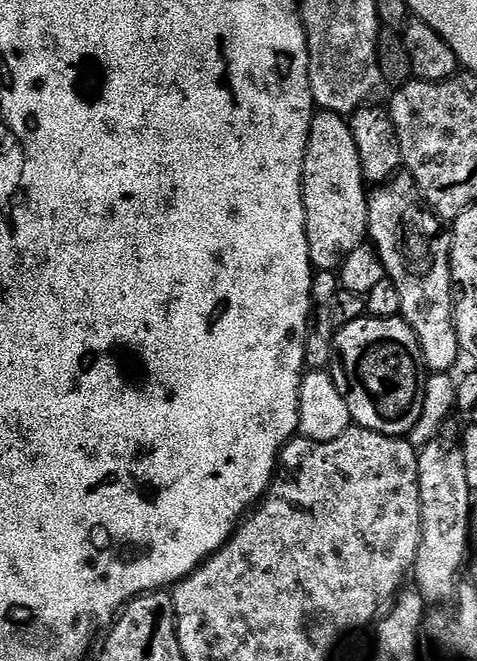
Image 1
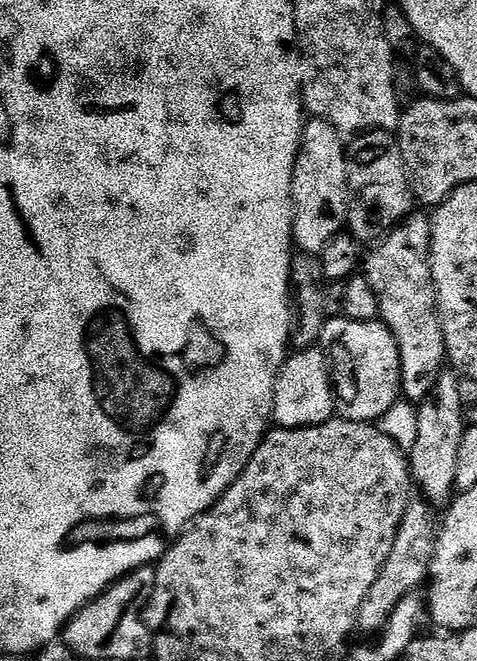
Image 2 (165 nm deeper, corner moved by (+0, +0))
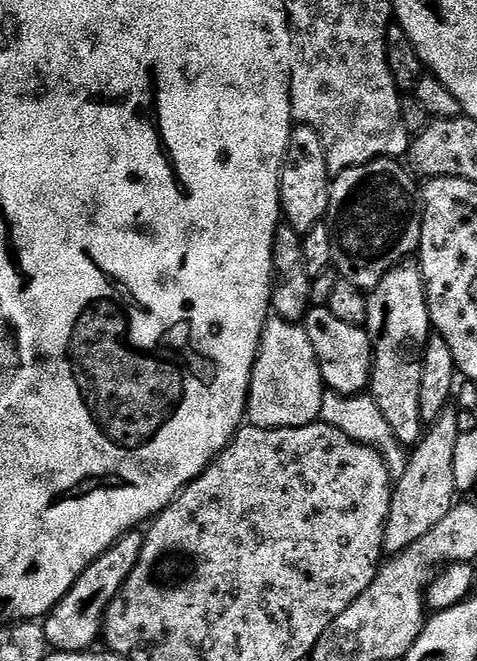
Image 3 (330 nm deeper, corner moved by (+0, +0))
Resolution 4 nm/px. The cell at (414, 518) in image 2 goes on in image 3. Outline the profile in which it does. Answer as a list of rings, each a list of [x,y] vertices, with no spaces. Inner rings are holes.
[[[444,409],[433,424],[423,429],[419,444],[411,449],[406,474],[395,481],[390,502],[390,514],[384,527],[384,551],[388,554],[405,552],[418,538],[425,536],[457,503],[458,493],[454,486],[454,446],[458,442],[457,409]]]

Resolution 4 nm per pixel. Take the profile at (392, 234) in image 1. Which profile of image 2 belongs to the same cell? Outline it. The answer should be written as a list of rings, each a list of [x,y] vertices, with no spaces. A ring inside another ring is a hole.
[[[427,219],[420,220],[416,228],[405,222],[399,228],[392,229],[383,241],[377,243],[367,253],[362,264],[363,275],[367,276],[370,286],[380,303],[379,319],[394,334],[400,351],[400,387],[409,401],[419,402],[432,393],[432,387],[446,364],[444,351],[444,329],[440,326],[440,310],[436,307],[436,287],[432,281],[432,262],[430,249],[432,238]]]

